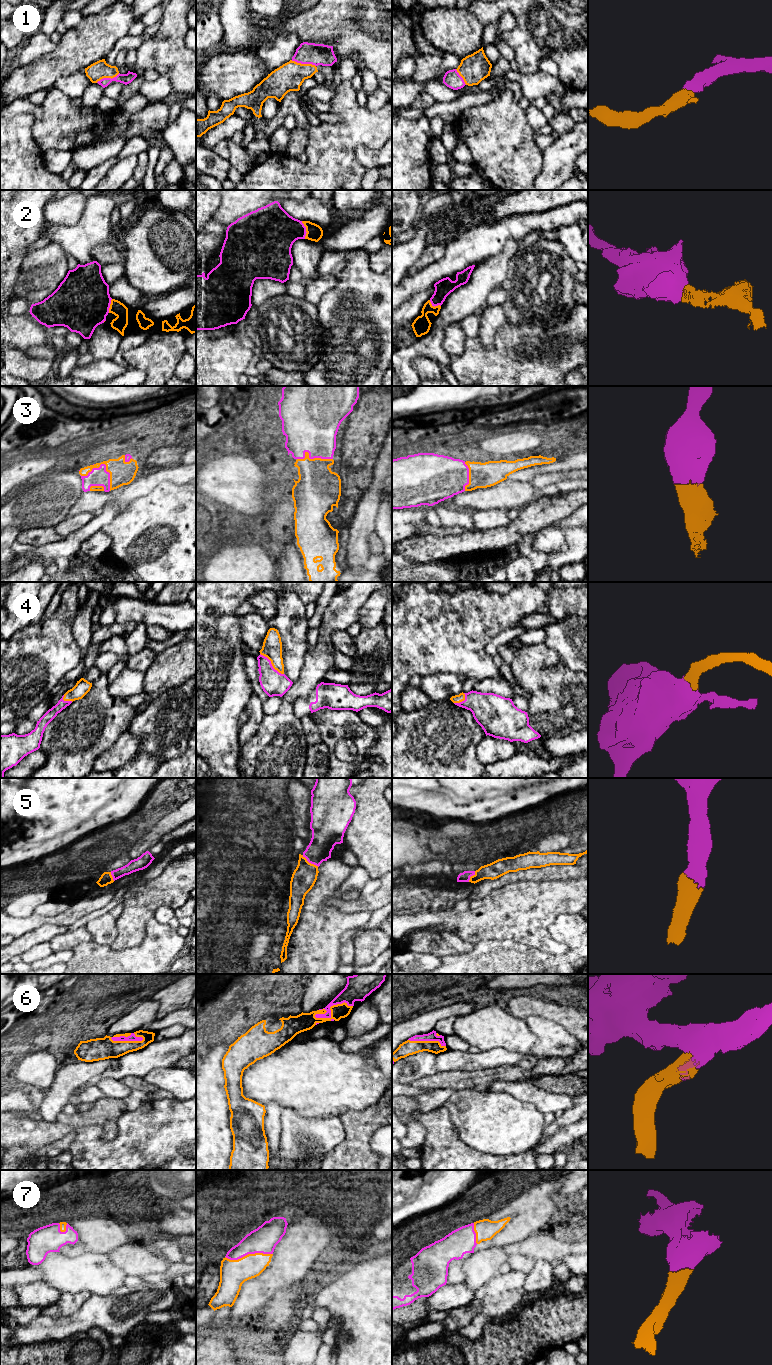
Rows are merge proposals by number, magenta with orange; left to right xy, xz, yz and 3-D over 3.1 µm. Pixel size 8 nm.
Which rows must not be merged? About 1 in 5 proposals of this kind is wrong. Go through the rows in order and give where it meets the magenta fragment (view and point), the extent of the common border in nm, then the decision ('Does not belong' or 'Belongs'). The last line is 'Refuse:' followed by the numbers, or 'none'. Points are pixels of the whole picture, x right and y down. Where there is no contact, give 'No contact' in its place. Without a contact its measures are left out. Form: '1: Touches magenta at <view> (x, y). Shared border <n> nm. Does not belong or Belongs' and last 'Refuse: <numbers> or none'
1: Touches magenta at xz (303, 63). Shared border 200 nm. Belongs
2: Touches magenta at xz (305, 230). Shared border 150 nm. Belongs
3: Touches magenta at xy (105, 465). Shared border 280 nm. Belongs
4: Touches magenta at xz (271, 664). Shared border 260 nm. Belongs
5: Touches magenta at xz (310, 862). Shared border 160 nm. Belongs
6: Touches magenta at xz (329, 1009). Shared border 320 nm. Belongs
7: Touches magenta at xz (248, 1253). Shared border 380 nm. Belongs
Refuse: none

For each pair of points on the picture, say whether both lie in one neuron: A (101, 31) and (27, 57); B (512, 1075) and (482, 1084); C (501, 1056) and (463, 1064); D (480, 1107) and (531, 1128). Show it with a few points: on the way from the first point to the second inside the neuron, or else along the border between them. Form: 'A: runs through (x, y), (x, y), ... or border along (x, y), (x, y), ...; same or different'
A: border along (56, 44), (51, 51), (34, 61); different
B: runs through (505, 1075), (491, 1075), (489, 1077); same
C: runs through (492, 1058), (472, 1061); same
D: runs through (493, 1120), (502, 1125), (518, 1127); same

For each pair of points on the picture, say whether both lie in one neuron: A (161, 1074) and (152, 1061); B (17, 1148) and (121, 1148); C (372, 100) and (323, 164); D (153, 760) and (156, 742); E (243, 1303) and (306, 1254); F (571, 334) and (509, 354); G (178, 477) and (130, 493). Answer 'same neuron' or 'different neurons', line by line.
A: different neurons
B: different neurons
C: different neurons
D: different neurons
E: same neuron
F: same neuron
G: same neuron

